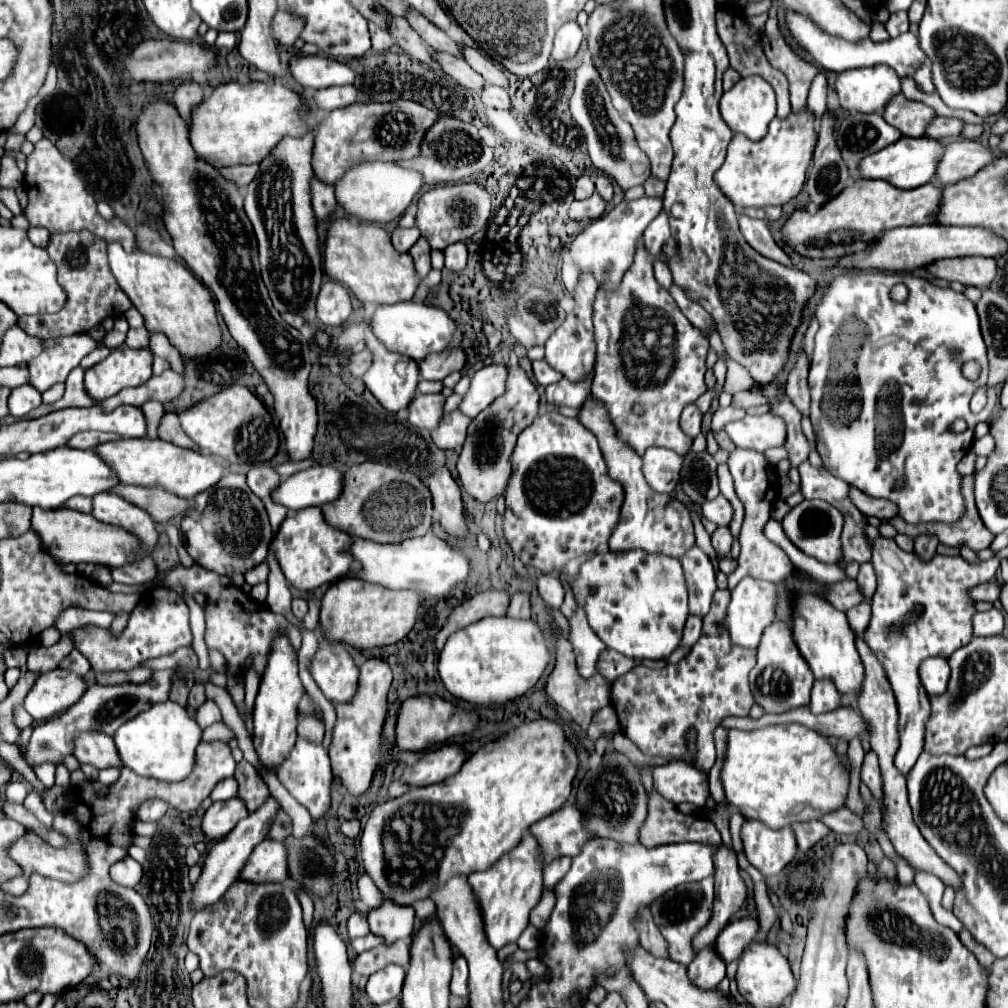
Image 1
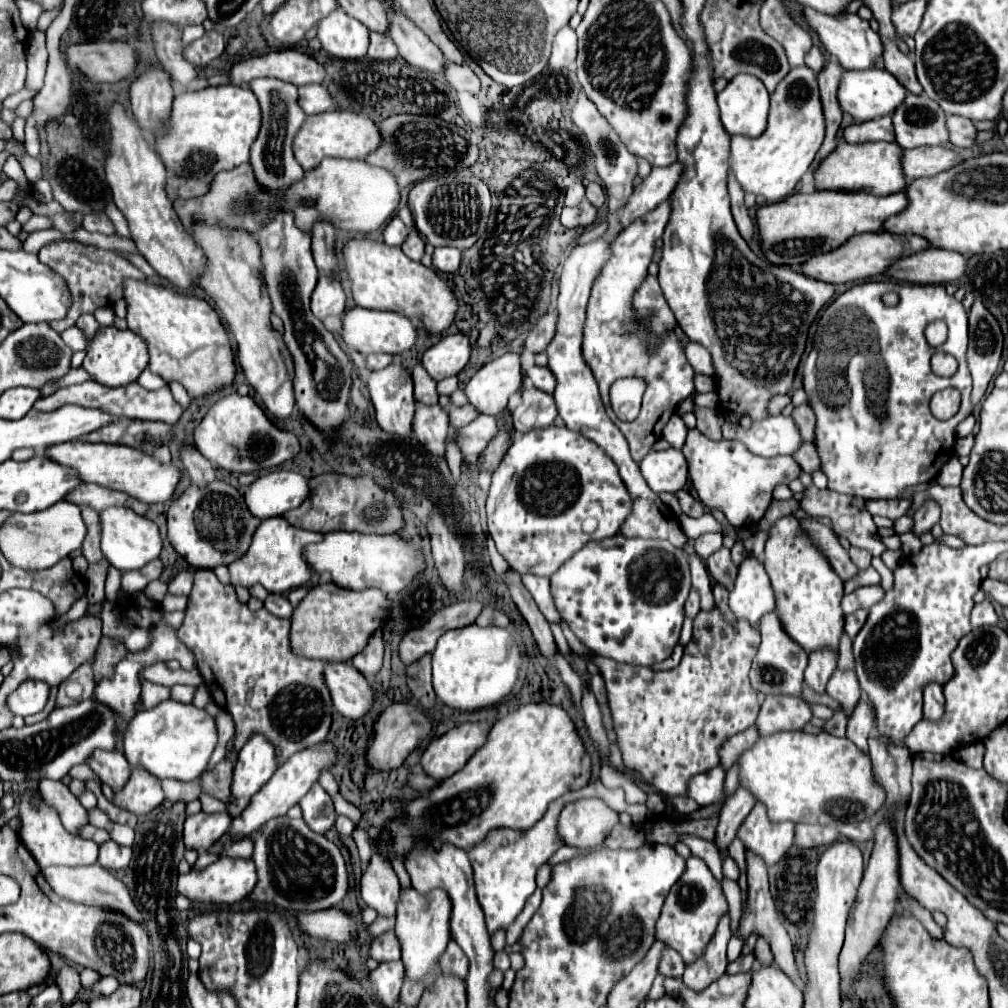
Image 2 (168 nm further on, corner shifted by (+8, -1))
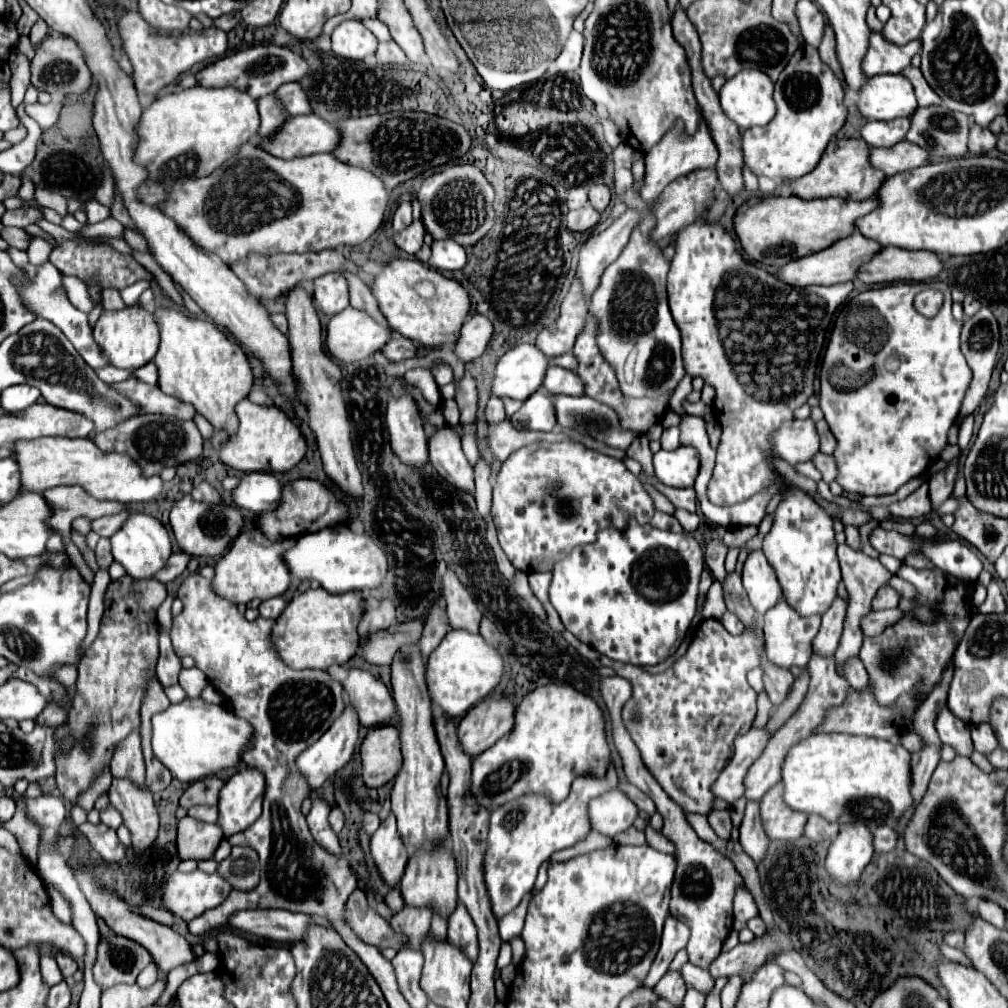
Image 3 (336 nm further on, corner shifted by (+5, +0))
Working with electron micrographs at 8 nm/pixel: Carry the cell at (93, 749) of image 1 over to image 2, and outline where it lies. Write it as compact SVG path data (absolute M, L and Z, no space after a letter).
M97 750L91 758L89 758L89 766L93 768L93 772L105 782L111 786L111 790L117 794L119 790L123 790L123 786L129 782L129 776L131 776L131 766L127 762L127 758L117 752L117 750L111 750L111 752L103 752L103 750Z

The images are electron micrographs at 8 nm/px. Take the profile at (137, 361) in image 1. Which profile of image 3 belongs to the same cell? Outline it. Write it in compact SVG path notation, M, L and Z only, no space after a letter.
M126 307L120 313L102 313L96 327L94 327L94 341L100 347L102 355L106 357L108 365L118 369L134 371L154 359L154 353L160 345L160 331L152 317L152 313L138 309L138 307Z

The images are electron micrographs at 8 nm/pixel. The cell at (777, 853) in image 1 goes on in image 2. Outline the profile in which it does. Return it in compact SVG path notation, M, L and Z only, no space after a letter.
M761 802L749 812L739 828L739 838L745 846L757 852L767 864L779 862L793 844L795 824L793 822L771 822L767 818L767 808Z

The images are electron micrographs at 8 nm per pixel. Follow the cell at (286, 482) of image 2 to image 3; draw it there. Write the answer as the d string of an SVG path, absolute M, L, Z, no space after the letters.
M248 473L234 489L232 497L240 509L248 509L256 515L274 511L282 501L284 483L272 473Z

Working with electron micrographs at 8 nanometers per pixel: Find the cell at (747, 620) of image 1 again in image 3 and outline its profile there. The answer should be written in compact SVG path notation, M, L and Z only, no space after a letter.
M752 551L744 563L742 583L748 593L750 605L762 617L776 601L782 599L782 589L774 581L774 571L770 569L762 551Z

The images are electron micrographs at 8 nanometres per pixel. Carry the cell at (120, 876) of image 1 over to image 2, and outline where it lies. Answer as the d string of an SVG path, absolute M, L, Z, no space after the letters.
M107 840L99 846L99 864L109 868L109 870L127 868L129 860L131 860L131 848L129 846L119 846L113 840Z

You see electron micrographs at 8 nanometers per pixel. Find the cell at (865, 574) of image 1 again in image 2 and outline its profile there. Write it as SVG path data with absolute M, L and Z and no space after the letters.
M851 546L851 548L849 548L849 556L851 556L851 560L853 560L861 570L865 570L865 568L871 566L871 554L869 554L867 550L859 550L859 548Z

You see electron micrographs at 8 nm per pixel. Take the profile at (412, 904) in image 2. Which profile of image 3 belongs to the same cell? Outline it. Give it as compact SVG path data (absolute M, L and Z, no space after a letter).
M442 849L442 853L418 853L418 857L410 857L406 865L406 873L400 881L400 893L404 897L404 903L410 907L428 907L434 915L440 915L442 919L448 919L456 905L458 905L458 875L456 875L456 861L450 857L448 849Z

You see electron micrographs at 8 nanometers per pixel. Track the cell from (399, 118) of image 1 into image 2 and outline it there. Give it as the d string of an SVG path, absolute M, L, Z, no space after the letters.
M329 110L323 114L307 116L307 122L299 128L299 134L295 136L293 142L293 154L295 160L303 166L303 170L315 168L325 156L331 158L365 158L371 150L375 150L381 144L379 128L377 124L365 116L365 114L355 114L355 112L345 112L345 110Z

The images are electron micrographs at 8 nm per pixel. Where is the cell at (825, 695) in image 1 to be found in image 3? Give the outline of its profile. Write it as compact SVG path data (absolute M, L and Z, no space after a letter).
M836 597L834 605L822 615L822 625L814 639L814 653L818 657L824 657L824 659L834 657L840 635L842 635L842 621L844 621L846 607L848 607L848 603L842 601L840 597Z

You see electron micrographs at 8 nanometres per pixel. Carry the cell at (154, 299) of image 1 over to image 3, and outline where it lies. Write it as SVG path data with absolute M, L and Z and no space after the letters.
M158 307L154 319L162 335L160 349L154 357L158 367L158 387L180 401L192 403L216 429L234 433L234 407L238 401L246 399L252 389L252 369L242 345L232 341L214 321L198 321L178 309Z

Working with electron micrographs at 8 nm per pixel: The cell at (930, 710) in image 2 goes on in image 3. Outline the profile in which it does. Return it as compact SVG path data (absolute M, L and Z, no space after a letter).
M942 705L938 709L934 725L936 725L936 731L938 731L942 743L952 745L958 755L970 757L970 753L974 749L974 745L970 741L970 727L962 725L962 721L958 721L946 705Z

